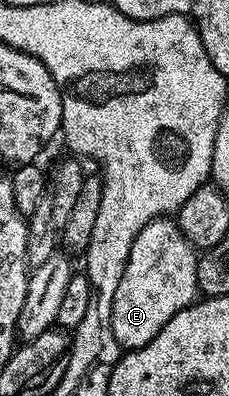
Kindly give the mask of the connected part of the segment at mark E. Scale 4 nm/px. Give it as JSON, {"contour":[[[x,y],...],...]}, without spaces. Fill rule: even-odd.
{"contour":[[[157,219],[151,221],[134,239],[132,250],[126,263],[126,271],[122,271],[122,280],[118,282],[118,291],[114,291],[114,303],[112,304],[112,326],[114,327],[114,339],[118,339],[121,350],[141,349],[170,323],[170,319],[178,311],[182,311],[188,305],[197,300],[196,288],[196,263],[197,250],[191,241],[184,237],[184,232],[179,224],[172,219]]]}

